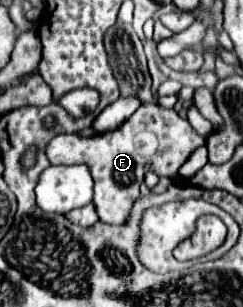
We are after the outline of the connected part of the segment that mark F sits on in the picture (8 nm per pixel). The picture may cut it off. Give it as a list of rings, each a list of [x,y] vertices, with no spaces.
[[[143,104],[129,120],[125,120],[119,128],[111,130],[111,132],[103,132],[103,134],[95,134],[91,138],[79,138],[75,134],[59,134],[57,138],[53,138],[47,146],[47,158],[51,164],[85,164],[91,170],[91,176],[95,180],[95,196],[93,196],[93,204],[97,208],[99,220],[105,224],[115,224],[115,226],[123,226],[129,220],[131,208],[135,204],[135,200],[139,198],[139,186],[143,182],[145,172],[149,170],[149,146],[157,142],[161,144],[157,148],[157,172],[165,172],[165,176],[177,176],[181,164],[189,158],[189,154],[199,148],[199,134],[191,128],[191,124],[187,122],[187,118],[181,118],[173,108],[161,108],[157,104]]]

